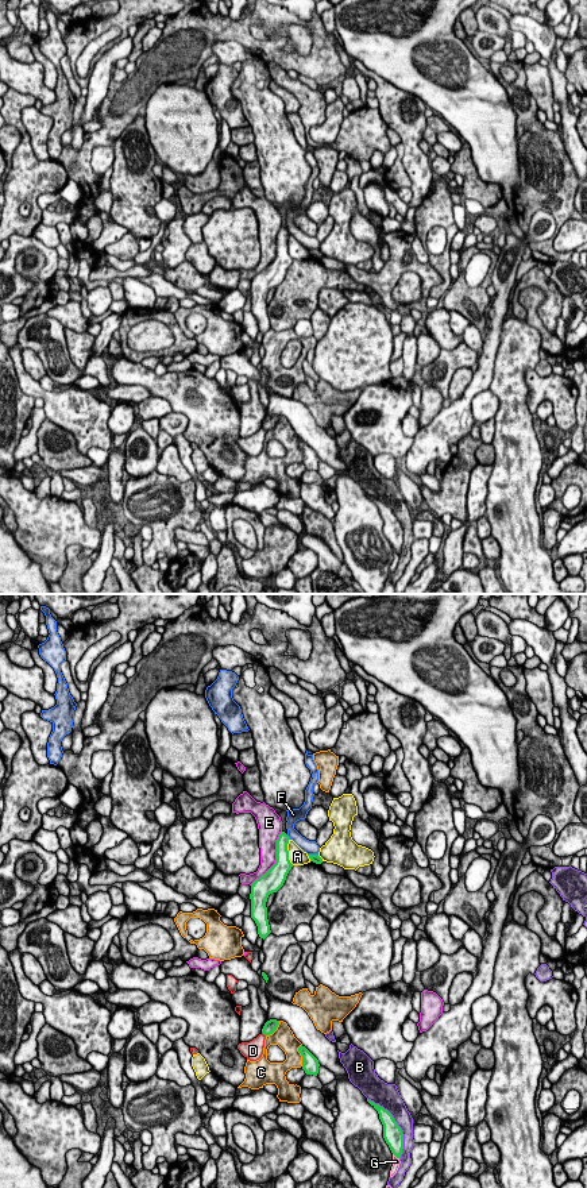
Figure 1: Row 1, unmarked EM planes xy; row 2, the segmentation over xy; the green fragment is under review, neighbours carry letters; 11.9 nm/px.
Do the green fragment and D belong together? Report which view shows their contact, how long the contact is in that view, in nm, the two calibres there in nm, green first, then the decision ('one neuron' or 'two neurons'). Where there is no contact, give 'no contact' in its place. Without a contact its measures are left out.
contact in xy; length 70 nm; calibres 160 and 220 nm; two neurons

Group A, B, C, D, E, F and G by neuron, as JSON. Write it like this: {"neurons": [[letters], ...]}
{"neurons": [["A"], ["B"], ["C"], ["D"], ["E"], ["F"], ["G"]]}

